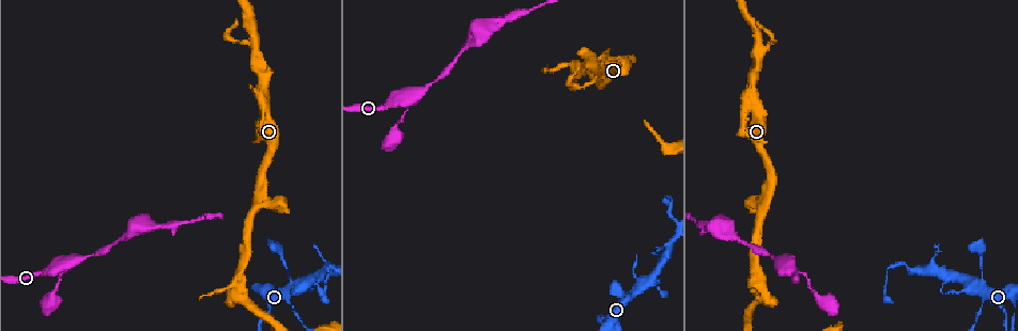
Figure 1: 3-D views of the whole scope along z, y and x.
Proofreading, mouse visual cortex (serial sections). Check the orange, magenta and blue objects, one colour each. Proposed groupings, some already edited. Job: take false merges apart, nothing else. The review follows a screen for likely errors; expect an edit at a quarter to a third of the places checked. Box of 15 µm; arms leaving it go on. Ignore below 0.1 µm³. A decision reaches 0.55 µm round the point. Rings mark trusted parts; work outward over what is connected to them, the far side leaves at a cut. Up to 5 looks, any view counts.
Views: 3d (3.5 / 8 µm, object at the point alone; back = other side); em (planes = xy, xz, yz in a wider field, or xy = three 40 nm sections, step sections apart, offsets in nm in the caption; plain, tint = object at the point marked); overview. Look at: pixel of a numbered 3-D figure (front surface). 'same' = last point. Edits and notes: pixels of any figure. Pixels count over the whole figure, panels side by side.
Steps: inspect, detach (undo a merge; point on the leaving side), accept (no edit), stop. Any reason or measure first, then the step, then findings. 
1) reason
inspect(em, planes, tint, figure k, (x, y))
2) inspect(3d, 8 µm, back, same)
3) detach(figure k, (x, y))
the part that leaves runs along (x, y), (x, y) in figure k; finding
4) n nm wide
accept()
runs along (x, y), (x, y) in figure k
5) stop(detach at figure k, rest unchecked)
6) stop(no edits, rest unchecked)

sharp bend
inspect(3d, 8 µm, figure 1, (980, 309))

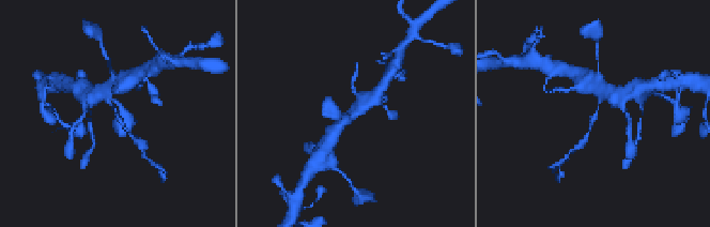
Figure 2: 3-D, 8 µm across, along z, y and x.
arms of 150, 250 nm
inspect(em, planes, tint, figure 2, (596, 117))

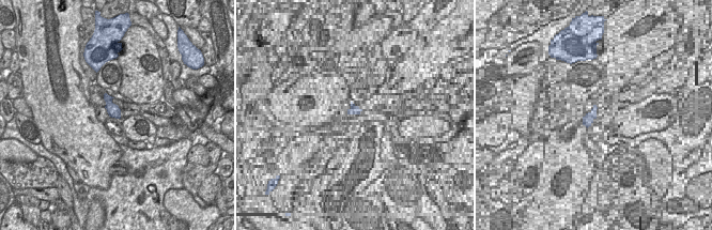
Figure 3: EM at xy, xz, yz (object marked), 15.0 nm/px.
detach(figure 2, (591, 120))
the part that leaves runs along (598, 106), (592, 124), (583, 142) in figure 2; two cells meet here

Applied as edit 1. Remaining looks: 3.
inspect(em, planes, tint, figure 1, (258, 192))

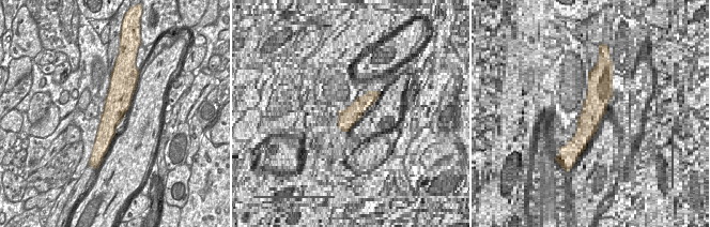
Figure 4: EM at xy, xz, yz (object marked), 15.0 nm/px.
inspect(3d, 3.5 µm, same)

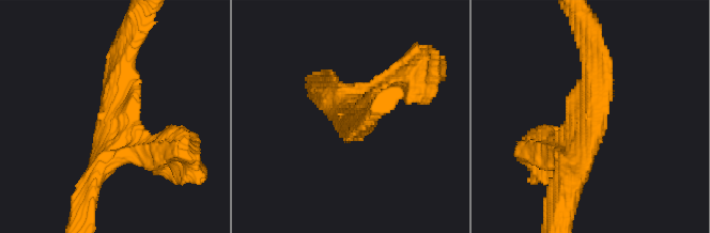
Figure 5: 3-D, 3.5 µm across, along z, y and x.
accept()
runs along (114, 80), (104, 148) in figure 4; one cell here

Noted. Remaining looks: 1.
stop(detach at figure 2, rest unchecked)

